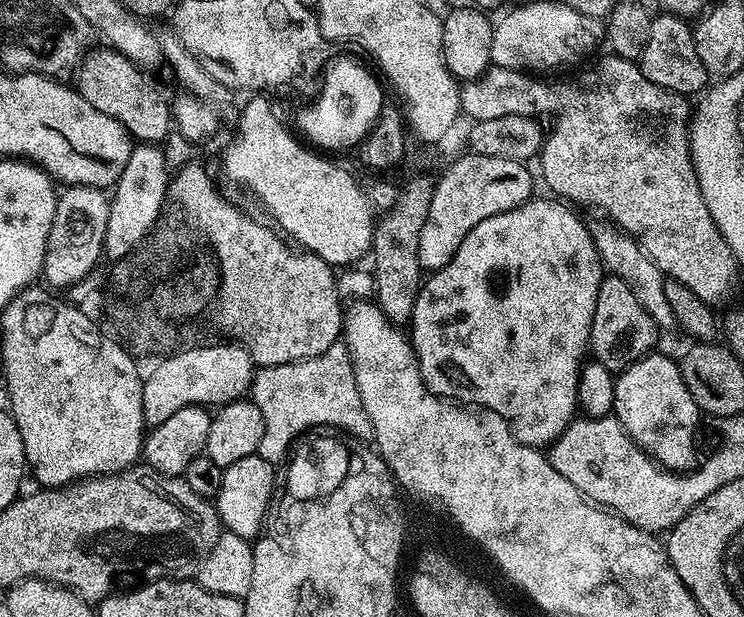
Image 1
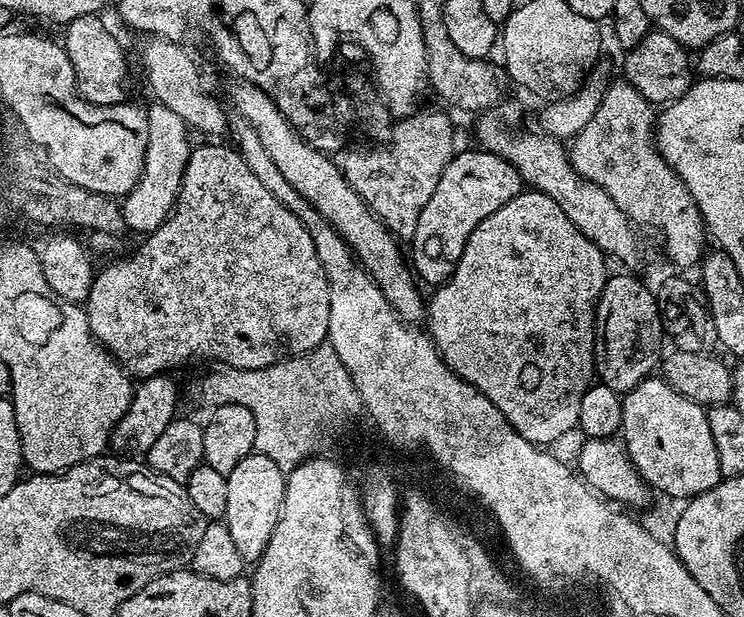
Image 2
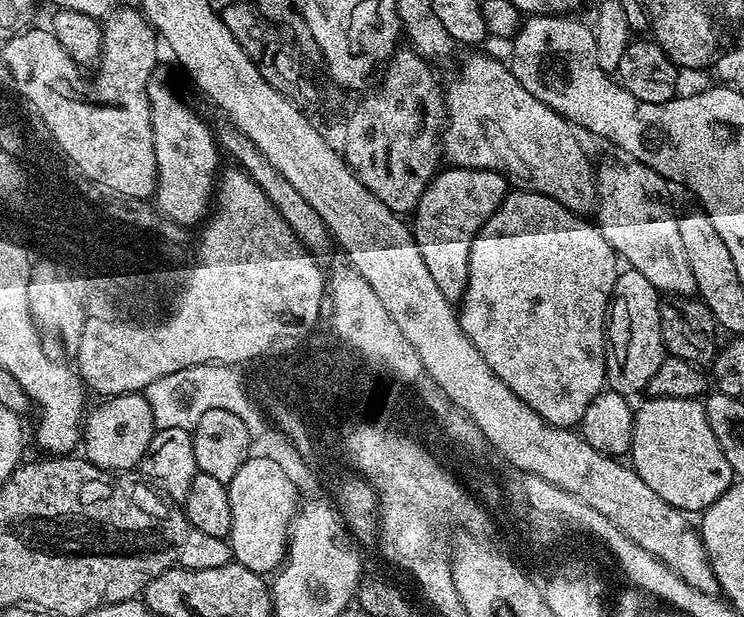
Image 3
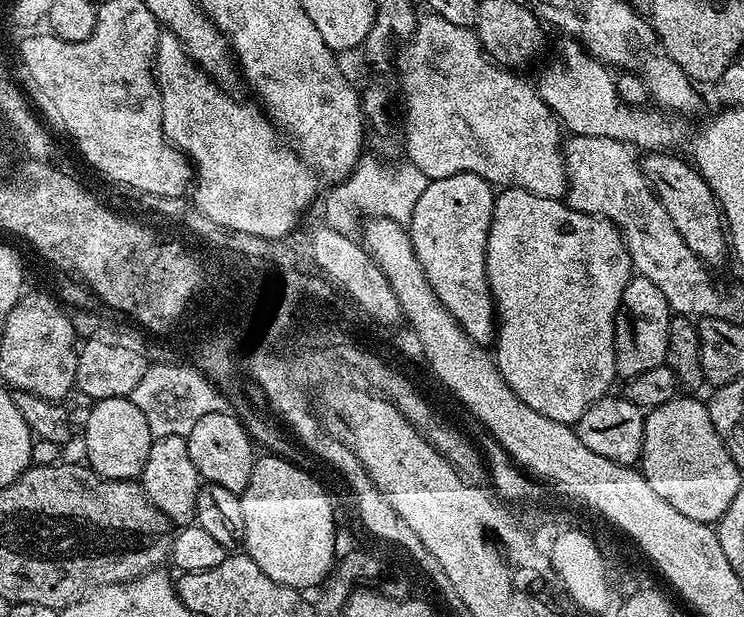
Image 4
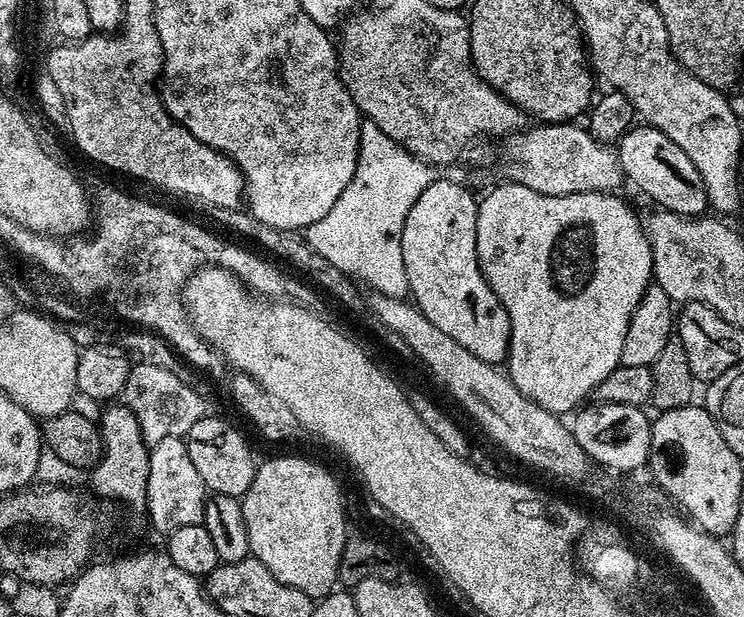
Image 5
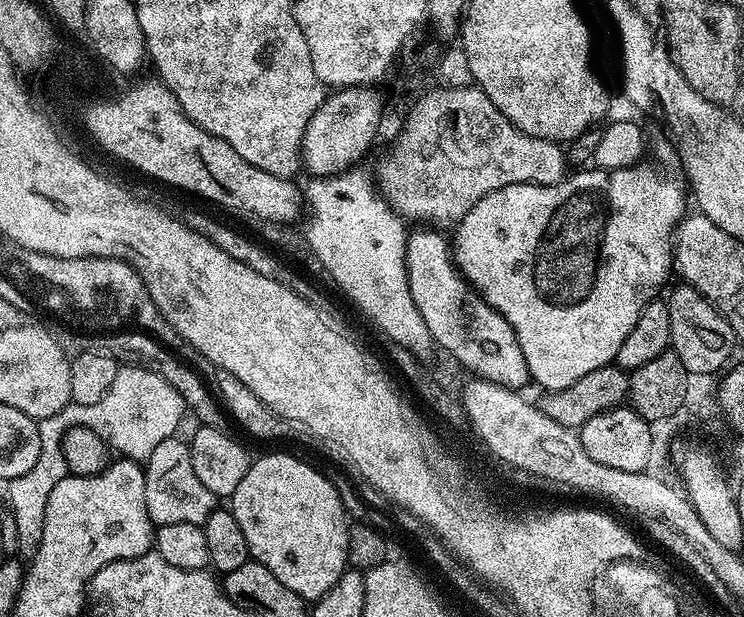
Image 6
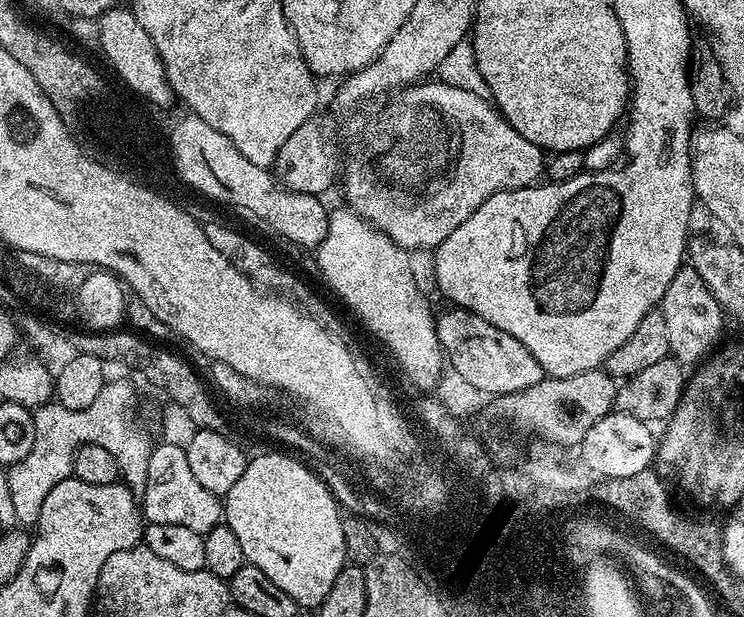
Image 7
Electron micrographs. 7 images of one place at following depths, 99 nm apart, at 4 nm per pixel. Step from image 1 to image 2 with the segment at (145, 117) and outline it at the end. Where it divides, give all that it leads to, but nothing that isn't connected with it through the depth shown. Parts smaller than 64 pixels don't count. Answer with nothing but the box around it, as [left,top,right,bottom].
[62,15,128,106]

